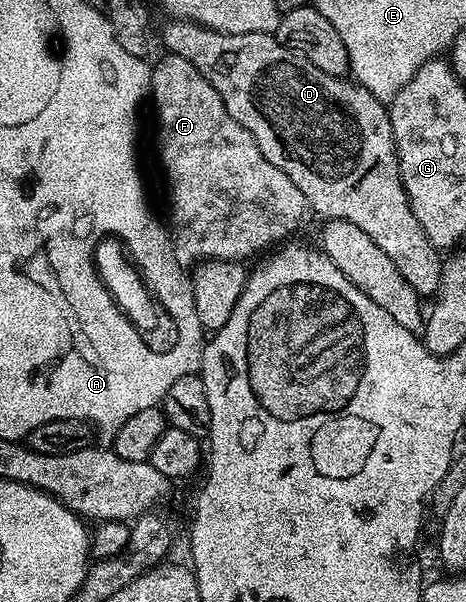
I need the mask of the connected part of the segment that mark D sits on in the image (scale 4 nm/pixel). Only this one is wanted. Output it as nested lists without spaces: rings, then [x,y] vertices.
[[[168,18],[168,21],[164,24],[164,29],[161,32],[159,29],[158,36],[159,39],[160,36],[164,39],[164,44],[168,47],[165,49],[171,55],[178,58],[186,58],[186,62],[190,62],[190,66],[194,66],[194,70],[198,70],[198,74],[202,74],[202,78],[206,78],[206,82],[210,82],[210,86],[214,86],[214,90],[218,90],[218,94],[222,98],[230,118],[234,118],[234,122],[238,122],[238,126],[246,126],[246,130],[250,130],[254,142],[258,142],[258,150],[262,150],[262,154],[266,159],[274,162],[274,166],[278,166],[278,170],[282,170],[286,174],[286,178],[290,178],[290,182],[294,182],[294,186],[298,186],[298,190],[302,190],[304,203],[311,211],[313,208],[325,221],[345,220],[353,223],[354,226],[358,226],[362,233],[368,234],[374,240],[375,245],[390,258],[399,274],[417,292],[420,298],[426,298],[426,296],[428,296],[427,298],[435,297],[436,291],[440,289],[440,279],[442,278],[442,256],[430,242],[426,230],[422,230],[418,218],[414,218],[412,213],[412,207],[400,177],[400,163],[396,157],[394,130],[390,126],[390,118],[388,117],[388,108],[385,101],[374,98],[374,94],[370,94],[365,88],[360,87],[359,84],[351,79],[331,76],[326,74],[326,70],[318,70],[318,66],[314,66],[304,56],[296,55],[287,44],[280,43],[275,35],[266,32],[226,34],[218,30],[210,30],[206,26],[195,24],[189,20]]]

